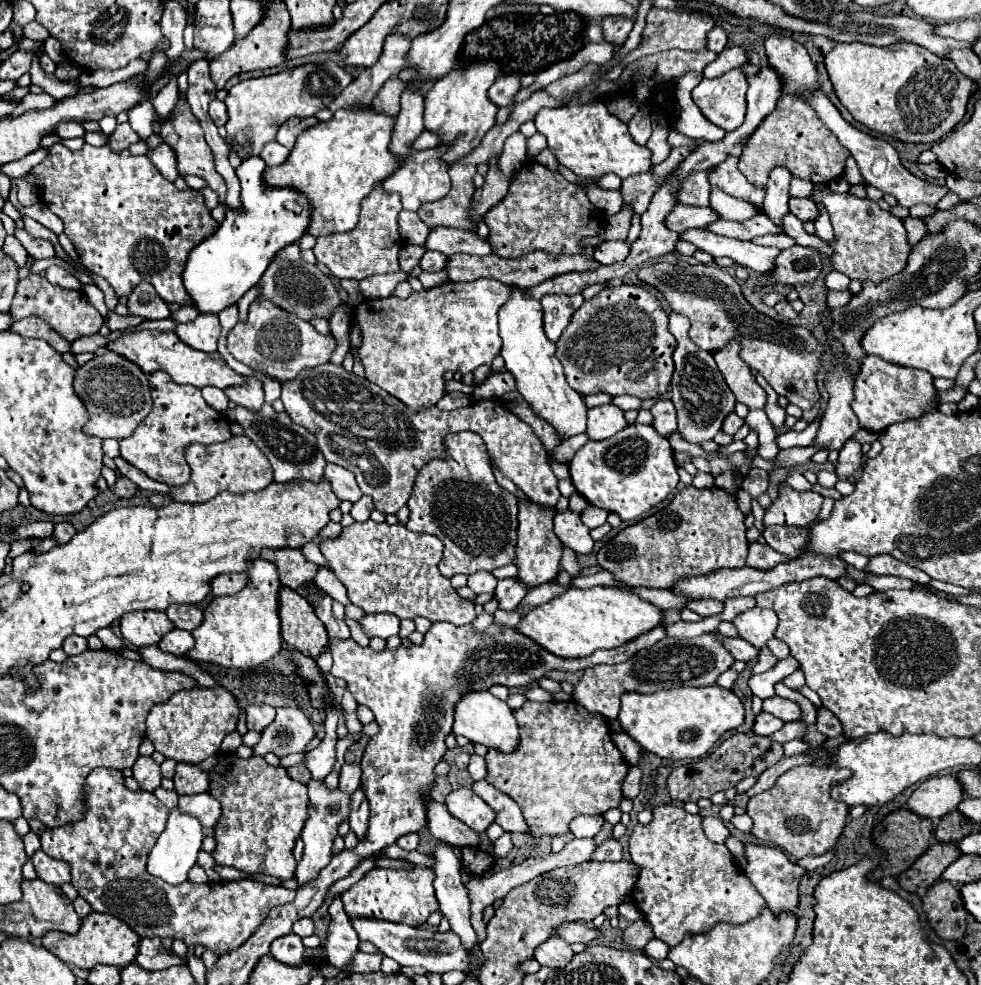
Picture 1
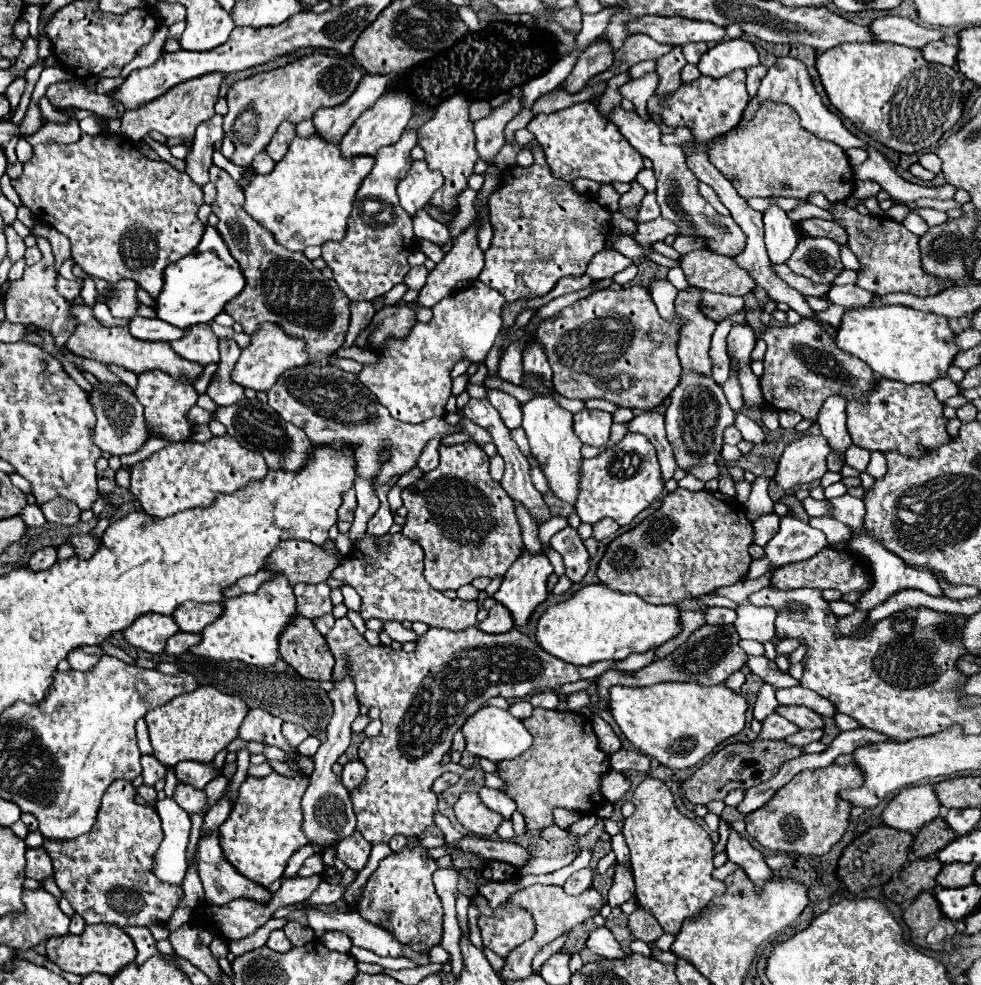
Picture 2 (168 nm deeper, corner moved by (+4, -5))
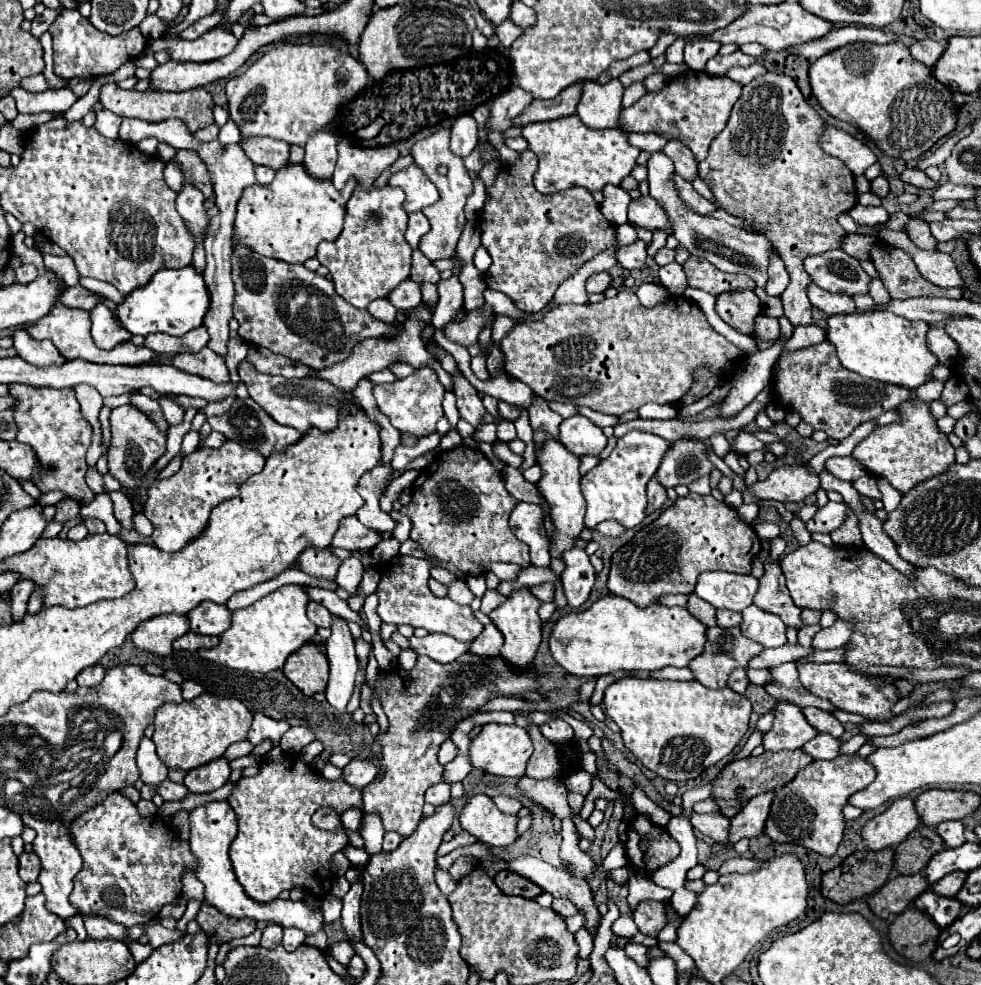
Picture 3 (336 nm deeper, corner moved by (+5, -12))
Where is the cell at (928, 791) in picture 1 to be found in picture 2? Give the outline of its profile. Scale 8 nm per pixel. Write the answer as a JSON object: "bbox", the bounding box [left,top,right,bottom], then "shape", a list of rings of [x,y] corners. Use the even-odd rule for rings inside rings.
{"bbox":[882,785,942,833],"shape":[[[916,785],[902,789],[882,811],[882,823],[896,831],[918,833],[918,829],[938,817],[942,805],[934,793],[934,785]]]}

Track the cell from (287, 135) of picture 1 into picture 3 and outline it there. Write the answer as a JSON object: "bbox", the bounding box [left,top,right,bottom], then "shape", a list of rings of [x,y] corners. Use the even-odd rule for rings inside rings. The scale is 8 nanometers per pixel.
{"bbox":[241,138,289,170],"shape":[[[249,138],[241,142],[241,148],[255,164],[263,164],[273,170],[279,170],[289,162],[289,144],[285,144],[285,140]]]}

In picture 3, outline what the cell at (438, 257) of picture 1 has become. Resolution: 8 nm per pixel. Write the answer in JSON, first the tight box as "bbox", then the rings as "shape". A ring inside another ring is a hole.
{"bbox":[389,280,421,310],"shape":[[[405,280],[389,294],[389,300],[399,310],[411,310],[421,304],[421,288],[413,280]]]}

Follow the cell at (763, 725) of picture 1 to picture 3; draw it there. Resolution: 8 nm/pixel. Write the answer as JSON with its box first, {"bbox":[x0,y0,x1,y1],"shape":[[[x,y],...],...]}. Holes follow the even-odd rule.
{"bbox":[763,702,817,750],"shape":[[[779,702],[775,706],[775,722],[773,728],[763,736],[765,750],[797,750],[807,740],[817,736],[815,728],[809,728],[803,712],[795,704]]]}

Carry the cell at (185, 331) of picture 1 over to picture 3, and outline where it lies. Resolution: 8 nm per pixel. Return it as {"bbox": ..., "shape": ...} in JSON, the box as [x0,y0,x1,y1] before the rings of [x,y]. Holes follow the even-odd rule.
{"bbox":[173,348,229,382],"shape":[[[203,348],[201,352],[195,352],[195,354],[177,354],[177,356],[173,356],[173,366],[181,368],[183,372],[189,372],[189,374],[209,378],[213,382],[229,380],[225,360],[209,348]]]}

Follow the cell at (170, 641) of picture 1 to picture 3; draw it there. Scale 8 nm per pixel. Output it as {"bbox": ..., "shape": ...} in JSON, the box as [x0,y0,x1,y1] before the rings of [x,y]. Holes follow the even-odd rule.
{"bbox":[175,632,219,650],"shape":[[[187,632],[185,636],[175,640],[175,650],[197,650],[197,648],[213,648],[219,642],[217,636],[201,636],[195,632]]]}

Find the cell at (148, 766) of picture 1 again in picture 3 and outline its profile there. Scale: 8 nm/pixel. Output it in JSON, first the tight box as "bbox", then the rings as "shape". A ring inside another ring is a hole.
{"bbox":[137,738,167,786],"shape":[[[143,738],[141,744],[139,744],[137,766],[139,766],[139,772],[141,772],[141,780],[145,784],[157,786],[167,778],[167,768],[159,760],[159,756],[155,752],[155,744],[149,738]]]}

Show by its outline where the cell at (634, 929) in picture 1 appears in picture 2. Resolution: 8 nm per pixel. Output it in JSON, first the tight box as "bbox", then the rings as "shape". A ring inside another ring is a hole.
{"bbox":[628,907,664,943],"shape":[[[638,907],[638,909],[630,915],[628,927],[630,927],[630,931],[634,933],[634,937],[636,937],[636,939],[642,939],[644,943],[652,943],[652,941],[656,941],[656,939],[664,933],[664,929],[662,929],[660,923],[652,917],[652,913],[646,911],[646,909],[642,909],[642,907]]]}

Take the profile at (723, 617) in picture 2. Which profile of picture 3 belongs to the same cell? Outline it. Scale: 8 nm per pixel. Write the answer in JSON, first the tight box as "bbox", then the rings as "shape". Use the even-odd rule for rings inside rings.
{"bbox":[717,610,741,628],"shape":[[[717,610],[717,626],[721,628],[733,628],[741,624],[741,614],[739,612],[731,612],[731,610]]]}

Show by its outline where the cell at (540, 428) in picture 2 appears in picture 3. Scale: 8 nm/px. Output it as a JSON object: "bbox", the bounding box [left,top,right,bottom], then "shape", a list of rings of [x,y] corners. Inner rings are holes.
{"bbox":[533,428,586,558],"shape":[[[543,428],[533,432],[533,444],[535,444],[537,466],[541,466],[541,470],[543,470],[543,476],[535,486],[541,492],[541,496],[549,502],[549,508],[551,508],[551,522],[555,526],[555,542],[551,546],[551,556],[559,558],[563,550],[573,546],[573,540],[579,538],[579,532],[585,527],[586,502],[581,488],[579,488],[581,458],[573,456],[573,452],[569,452],[565,446],[561,446],[559,438],[551,438]]]}

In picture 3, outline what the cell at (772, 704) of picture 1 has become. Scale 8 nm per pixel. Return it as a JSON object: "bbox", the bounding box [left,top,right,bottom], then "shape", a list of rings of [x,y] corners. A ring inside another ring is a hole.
{"bbox":[803,708,843,738],"shape":[[[803,708],[803,716],[817,732],[831,734],[833,738],[839,738],[843,734],[843,724],[837,718],[833,718],[831,712],[819,708]]]}

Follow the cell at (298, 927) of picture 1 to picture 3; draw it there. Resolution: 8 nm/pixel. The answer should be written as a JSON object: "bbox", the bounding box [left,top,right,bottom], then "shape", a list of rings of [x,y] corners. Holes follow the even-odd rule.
{"bbox":[283,928,305,952],"shape":[[[285,928],[283,932],[285,932],[285,936],[283,936],[283,948],[289,950],[289,952],[297,950],[305,942],[305,932],[301,932],[297,928]]]}

